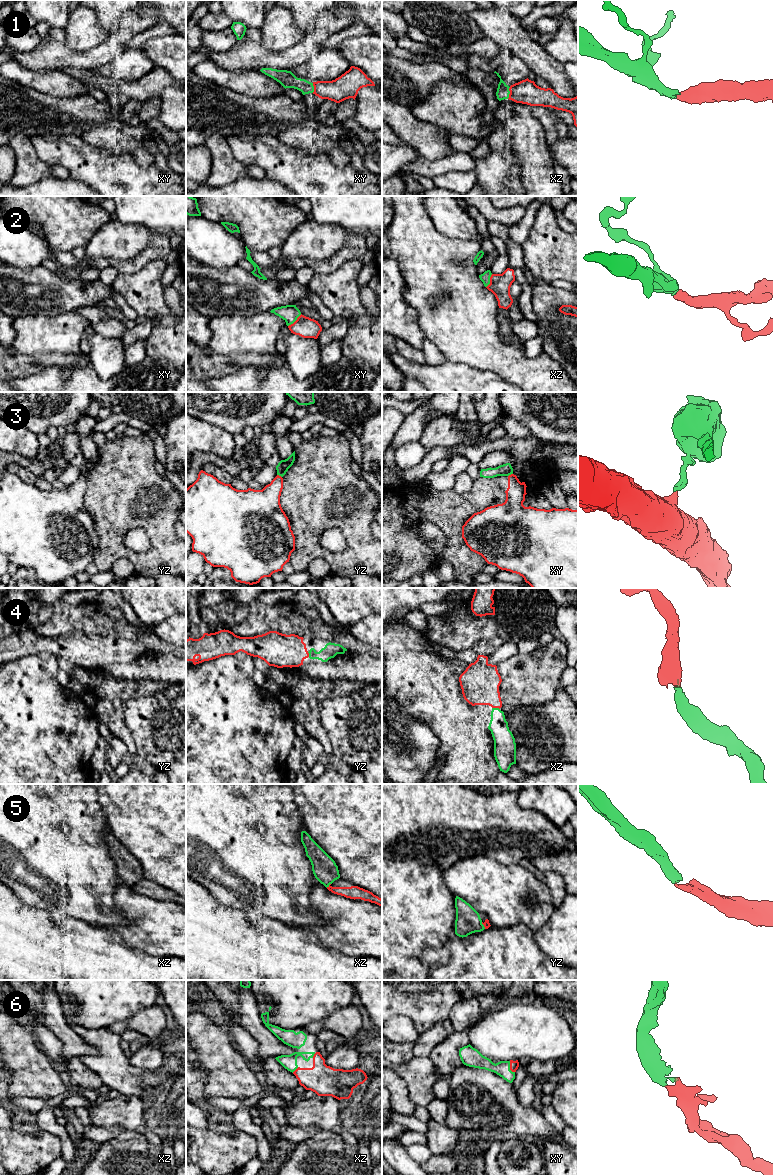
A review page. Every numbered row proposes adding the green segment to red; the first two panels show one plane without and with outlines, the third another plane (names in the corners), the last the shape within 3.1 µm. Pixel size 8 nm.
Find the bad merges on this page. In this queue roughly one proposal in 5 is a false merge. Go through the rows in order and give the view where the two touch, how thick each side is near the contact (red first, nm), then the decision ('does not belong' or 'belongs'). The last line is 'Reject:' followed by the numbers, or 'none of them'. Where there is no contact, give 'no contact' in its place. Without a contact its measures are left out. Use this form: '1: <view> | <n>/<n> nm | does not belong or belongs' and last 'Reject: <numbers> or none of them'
1: xz | 190/100 nm | belongs
2: xy | 160/140 nm | belongs
3: yz | 240/90 nm | does not belong
4: xz | 320/160 nm | belongs
5: xz | 110/200 nm | belongs
6: xy | 70/120 nm | belongs
Reject: 3

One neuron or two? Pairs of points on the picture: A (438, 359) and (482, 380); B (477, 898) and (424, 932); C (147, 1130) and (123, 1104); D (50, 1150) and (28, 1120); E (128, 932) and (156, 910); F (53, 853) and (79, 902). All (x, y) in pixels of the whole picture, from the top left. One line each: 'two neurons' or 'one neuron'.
A: two neurons
B: two neurons
C: one neuron
D: two neurons
E: one neuron
F: one neuron

